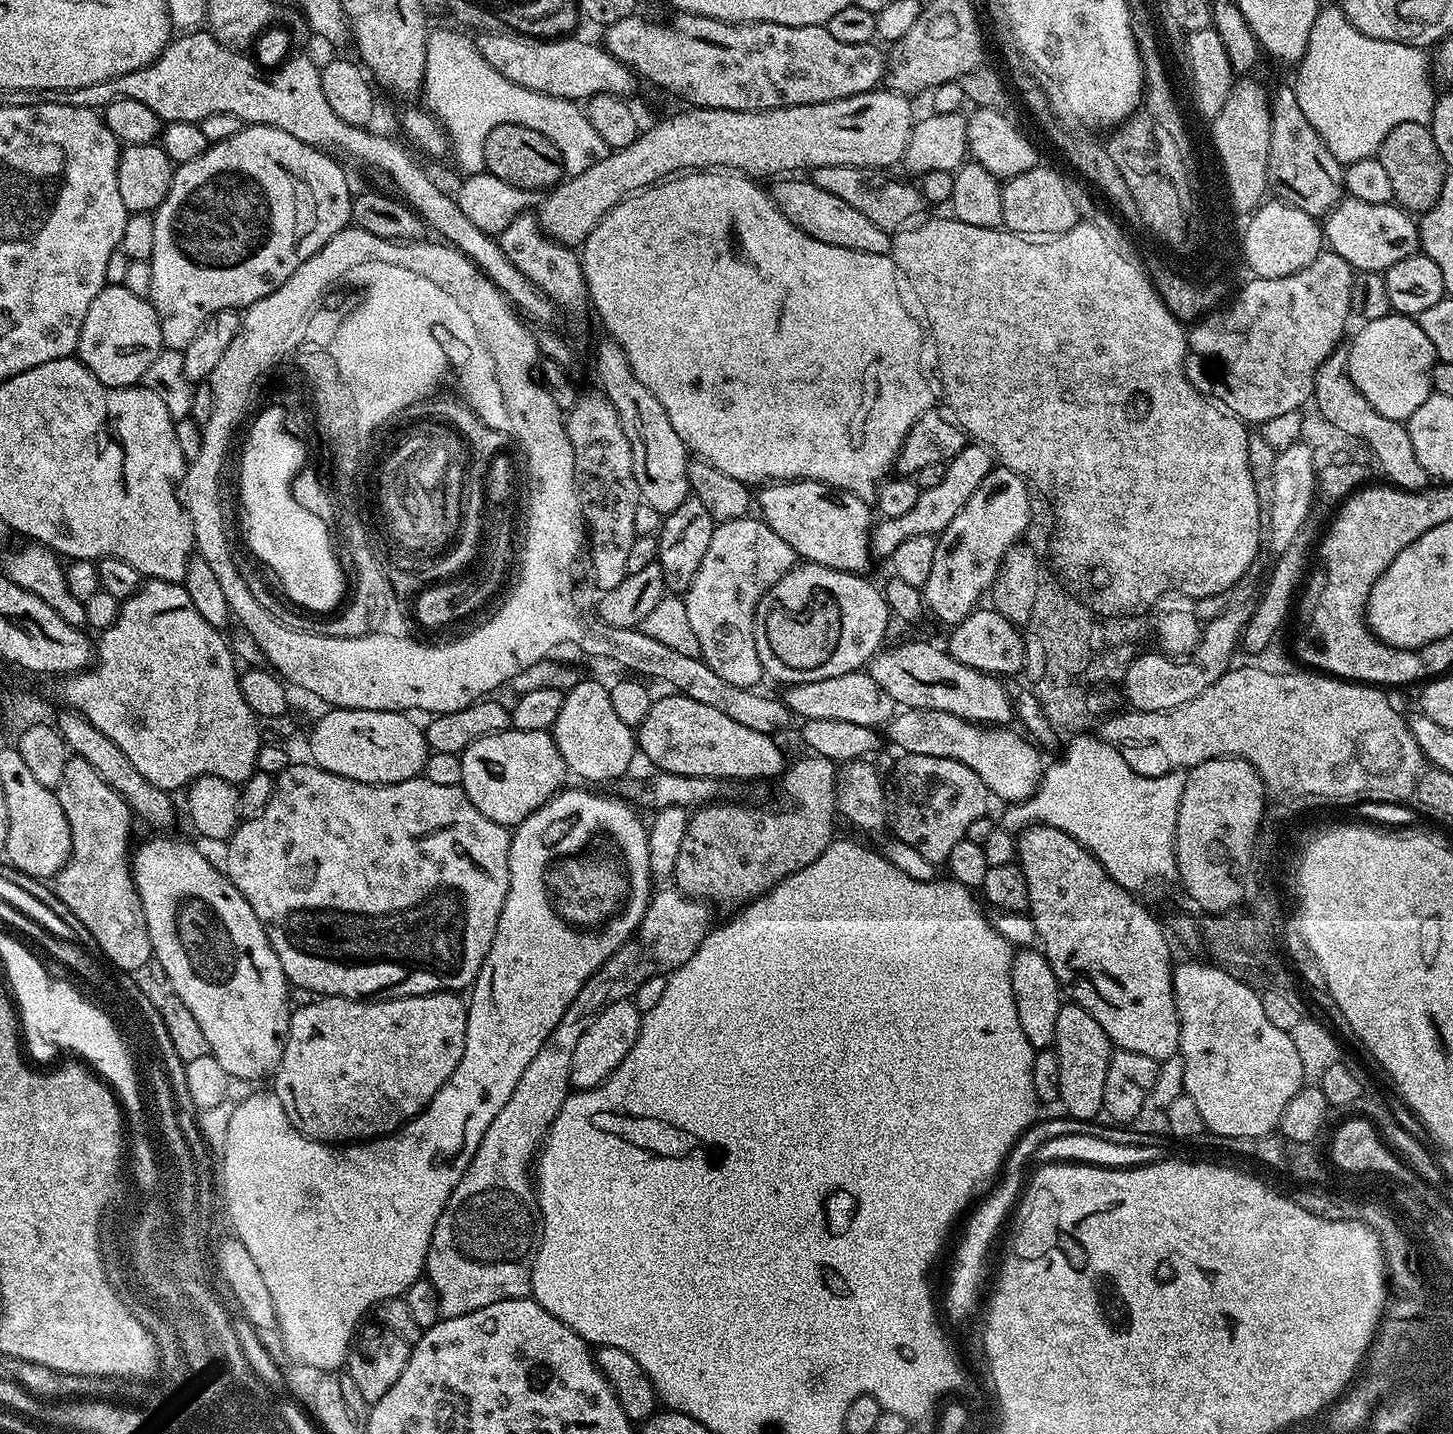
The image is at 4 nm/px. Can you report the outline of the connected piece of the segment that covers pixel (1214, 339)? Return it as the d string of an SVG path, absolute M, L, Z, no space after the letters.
M1324 250L1321 251L1318 258L1314 258L1314 262L1310 262L1310 266L1306 266L1286 278L1249 279L1249 284L1237 296L1235 293L1231 297L1230 303L1224 308L1226 309L1225 312L1222 312L1223 310L1211 311L1191 325L1190 331L1186 336L1188 341L1186 371L1189 377L1195 378L1198 381L1199 387L1205 393L1210 394L1213 401L1219 402L1231 415L1240 417L1241 420L1247 422L1249 425L1253 424L1252 426L1262 425L1268 419L1276 418L1280 414L1290 414L1291 412L1303 409L1303 404L1309 403L1312 400L1312 387L1314 386L1314 378L1316 377L1318 366L1322 366L1322 362L1326 357L1343 341L1340 339L1344 336L1344 327L1347 326L1348 320L1350 321L1352 310L1350 306L1350 282L1353 275L1354 269L1337 252Z

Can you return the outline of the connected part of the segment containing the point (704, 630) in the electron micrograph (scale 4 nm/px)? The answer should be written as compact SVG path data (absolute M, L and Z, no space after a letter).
M747 515L717 523L702 566L698 566L698 574L694 574L694 582L690 582L682 599L690 618L690 630L698 638L700 656L723 681L752 690L759 680L765 679L756 645L756 607L766 590L797 563L790 542L782 542L761 519Z

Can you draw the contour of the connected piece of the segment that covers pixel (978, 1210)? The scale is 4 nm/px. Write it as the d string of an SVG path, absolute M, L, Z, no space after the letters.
M1059 1114L1053 1120L1041 1119L1032 1125L1021 1136L1019 1142L1012 1147L1012 1152L990 1191L971 1209L970 1215L963 1221L962 1226L968 1230L968 1240L993 1240L997 1239L1000 1227L1009 1223L1014 1209L1022 1196L1022 1189L1026 1184L1026 1174L1020 1171L1020 1160L1031 1161L1036 1152L1051 1139L1062 1138L1064 1135L1089 1135L1099 1138L1100 1141L1114 1142L1115 1145L1123 1146L1164 1146L1165 1137L1156 1132L1135 1132L1135 1127L1121 1126L1115 1122L1097 1122L1096 1120L1073 1120L1067 1115Z

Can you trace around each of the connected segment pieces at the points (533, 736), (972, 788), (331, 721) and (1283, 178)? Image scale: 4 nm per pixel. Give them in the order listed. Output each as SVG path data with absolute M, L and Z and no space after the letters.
M509 727L506 732L495 732L478 738L466 751L461 752L462 787L490 822L515 826L534 810L543 806L551 796L565 787L564 776L569 775L562 754L551 731L518 730Z
M912 753L900 758L892 773L886 776L887 827L890 832L892 828L891 835L895 839L914 846L922 858L943 865L950 858L950 850L967 837L971 824L989 815L989 790L978 774L960 761Z
M332 708L308 736L311 763L330 774L367 784L397 784L421 775L430 749L424 730L409 723L403 712Z
M1295 87L1272 88L1272 125L1270 126L1270 154L1268 155L1268 186L1271 195L1283 204L1294 206L1317 218L1327 217L1345 195L1344 168L1326 150L1326 142L1310 126L1302 106L1298 106Z

